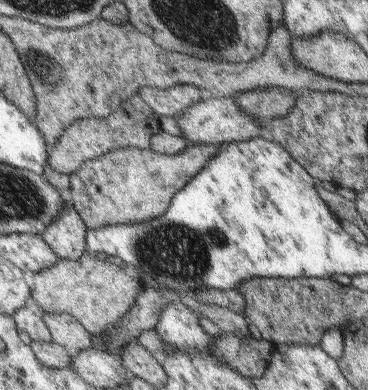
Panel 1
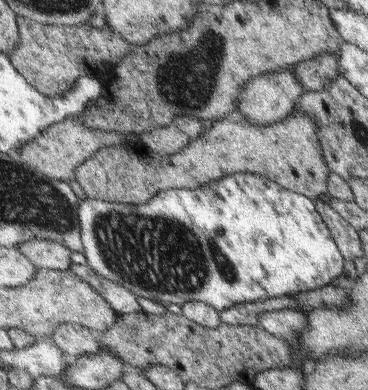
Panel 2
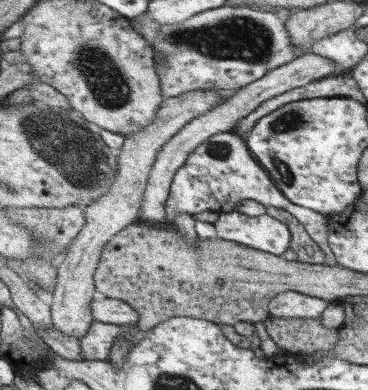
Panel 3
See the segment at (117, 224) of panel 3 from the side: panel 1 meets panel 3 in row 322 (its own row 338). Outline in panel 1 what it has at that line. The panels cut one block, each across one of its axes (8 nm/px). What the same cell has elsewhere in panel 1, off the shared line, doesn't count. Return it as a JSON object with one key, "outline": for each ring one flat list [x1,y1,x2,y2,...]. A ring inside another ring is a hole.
{"outline":[[39,312,39,314,43,318,53,342,65,346,71,356,93,346,93,336,73,316,69,316,69,314,47,314,47,312]]}

